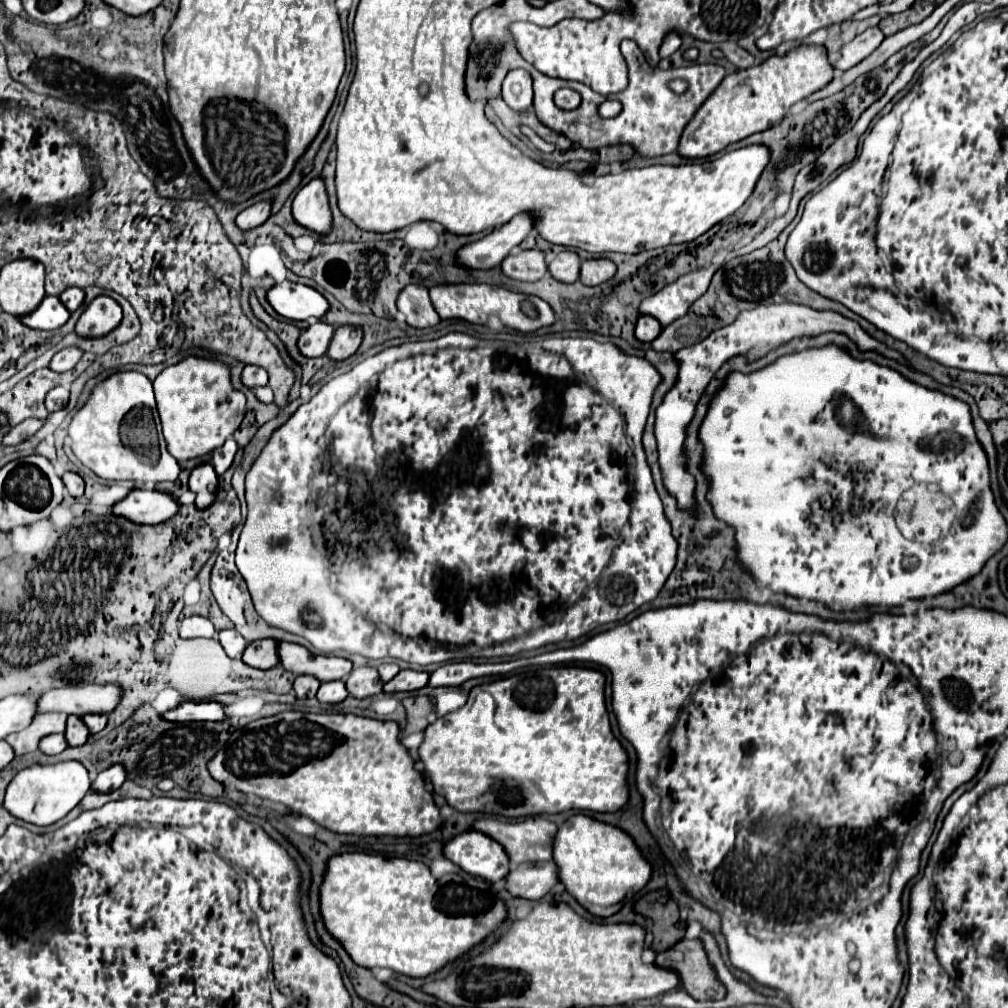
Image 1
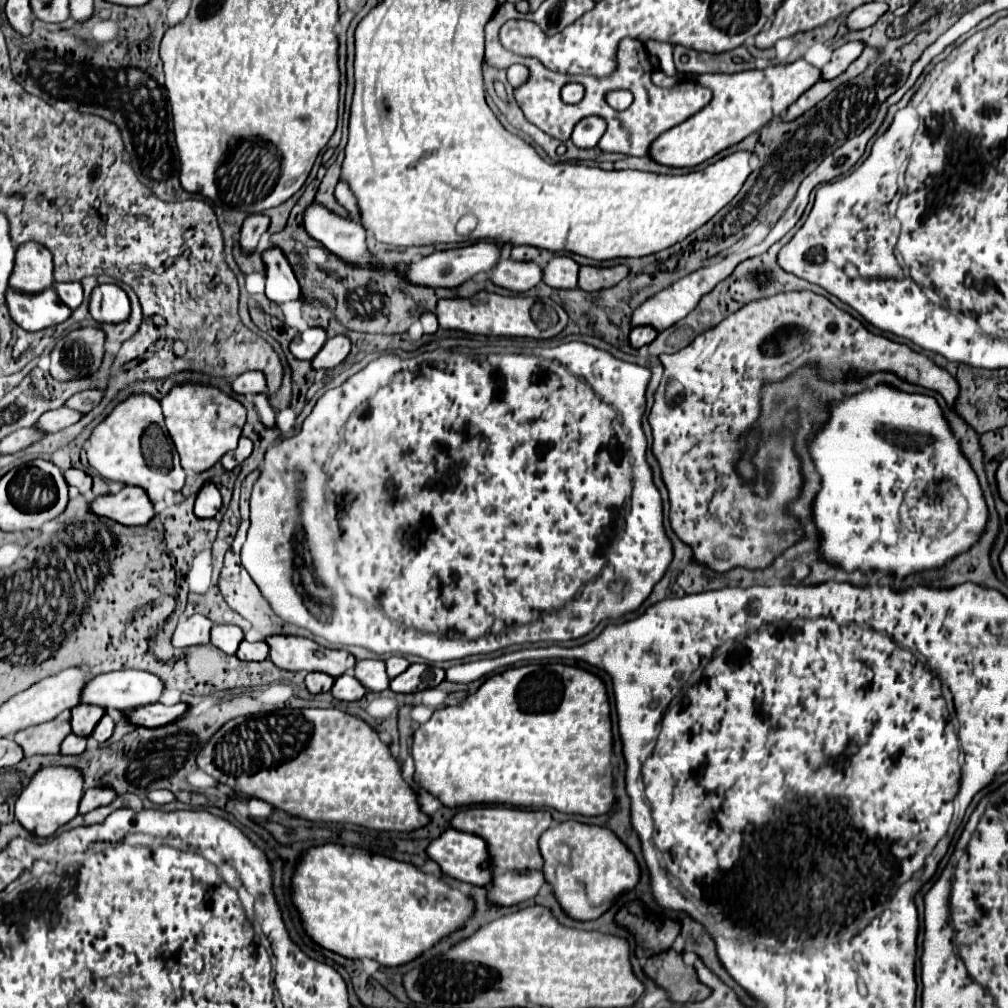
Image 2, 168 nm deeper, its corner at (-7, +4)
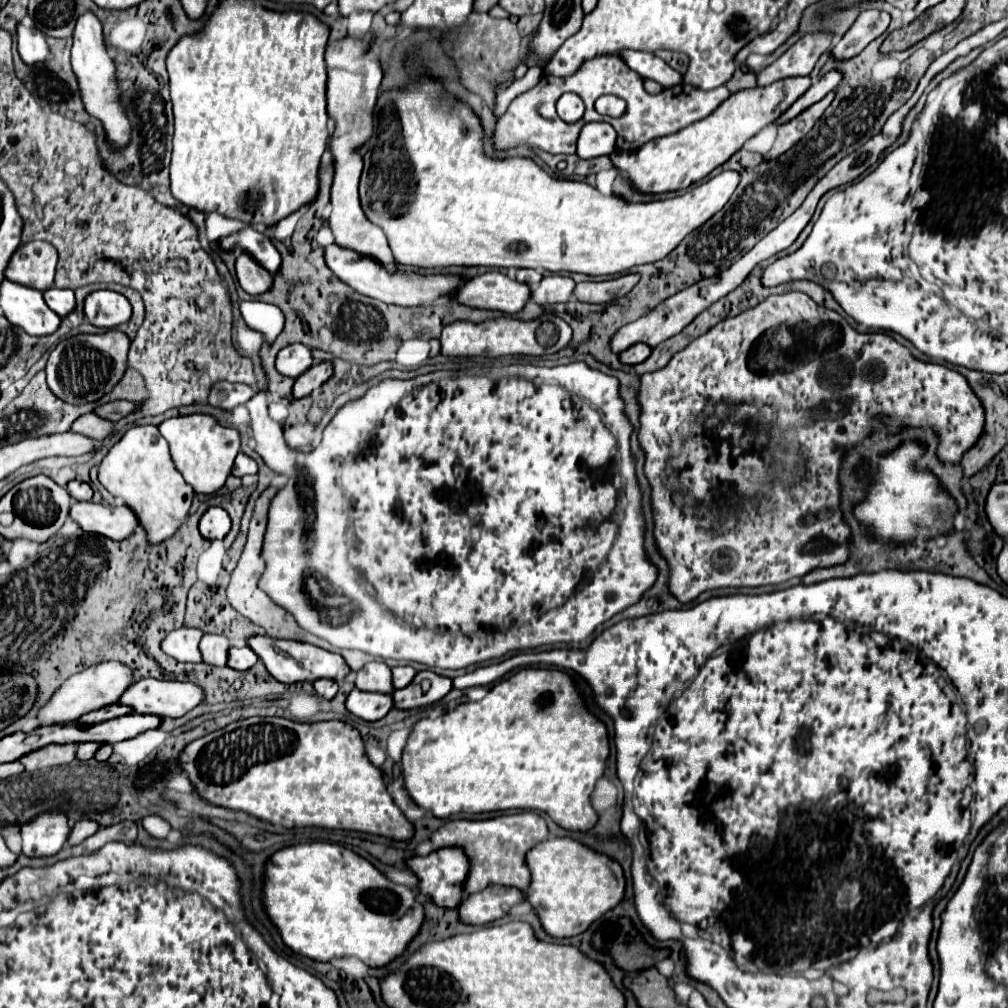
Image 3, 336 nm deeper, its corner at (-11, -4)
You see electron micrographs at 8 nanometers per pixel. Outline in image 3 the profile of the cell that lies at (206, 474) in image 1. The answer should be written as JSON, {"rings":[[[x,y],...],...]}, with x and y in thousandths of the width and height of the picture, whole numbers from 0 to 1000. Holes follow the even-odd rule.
{"rings":[[[208,502],[198,514],[198,530],[206,536],[222,534],[228,526],[228,512],[218,502]]]}

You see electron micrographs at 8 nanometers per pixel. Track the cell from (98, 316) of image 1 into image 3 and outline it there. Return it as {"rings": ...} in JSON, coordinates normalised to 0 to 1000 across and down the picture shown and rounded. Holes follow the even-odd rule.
{"rings":[[[111,288],[91,290],[83,300],[85,317],[97,325],[115,325],[131,313],[129,300]]]}

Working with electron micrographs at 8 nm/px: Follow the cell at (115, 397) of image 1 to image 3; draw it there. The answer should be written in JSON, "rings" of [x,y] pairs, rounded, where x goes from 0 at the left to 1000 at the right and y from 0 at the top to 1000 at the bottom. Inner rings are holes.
{"rings":[[[151,421],[131,423],[121,437],[109,444],[97,462],[97,476],[115,496],[127,500],[135,508],[151,540],[169,534],[185,516],[190,500],[192,486],[175,466],[165,435],[157,429],[157,423]]]}

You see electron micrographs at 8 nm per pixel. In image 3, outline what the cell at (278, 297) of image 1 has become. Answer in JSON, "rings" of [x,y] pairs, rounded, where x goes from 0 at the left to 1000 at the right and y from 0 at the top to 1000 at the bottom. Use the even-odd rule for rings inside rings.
{"rings":[[[242,224],[236,232],[218,236],[218,244],[222,248],[230,248],[238,244],[240,248],[248,250],[248,254],[254,260],[258,260],[258,264],[262,264],[268,272],[274,272],[274,268],[278,268],[278,260],[280,260],[278,250],[272,246],[268,236],[264,236],[254,224]]]}

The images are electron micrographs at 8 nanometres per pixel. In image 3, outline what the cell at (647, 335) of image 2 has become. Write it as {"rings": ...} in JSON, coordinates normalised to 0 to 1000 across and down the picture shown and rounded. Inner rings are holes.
{"rings":[[[629,341],[629,343],[625,343],[623,347],[619,347],[615,351],[615,357],[619,361],[627,361],[629,363],[633,359],[639,359],[645,353],[645,349],[647,349],[647,345],[643,345],[641,341]]]}

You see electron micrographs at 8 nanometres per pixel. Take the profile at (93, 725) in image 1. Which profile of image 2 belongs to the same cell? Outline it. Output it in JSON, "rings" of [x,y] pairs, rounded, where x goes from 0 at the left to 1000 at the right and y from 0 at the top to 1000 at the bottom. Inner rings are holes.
{"rings":[[[105,708],[99,716],[97,716],[97,720],[93,722],[93,726],[89,728],[95,736],[105,736],[109,730],[111,730],[111,726],[113,726],[113,716],[111,716],[111,712]]]}

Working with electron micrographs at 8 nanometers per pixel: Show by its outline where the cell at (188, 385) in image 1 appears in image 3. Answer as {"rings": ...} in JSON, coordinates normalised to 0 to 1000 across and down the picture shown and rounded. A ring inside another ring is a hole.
{"rings":[[[187,411],[177,415],[167,415],[159,423],[159,431],[169,440],[169,450],[183,472],[183,476],[198,490],[210,490],[218,486],[230,466],[232,454],[238,448],[238,429],[234,425],[220,423],[208,411]]]}

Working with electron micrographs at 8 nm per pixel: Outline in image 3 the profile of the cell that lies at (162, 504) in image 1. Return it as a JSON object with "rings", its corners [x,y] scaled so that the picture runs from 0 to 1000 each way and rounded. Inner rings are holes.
{"rings":[[[75,498],[69,504],[69,512],[79,520],[83,528],[101,530],[111,536],[127,534],[135,522],[137,514],[127,502],[107,502],[93,498]]]}

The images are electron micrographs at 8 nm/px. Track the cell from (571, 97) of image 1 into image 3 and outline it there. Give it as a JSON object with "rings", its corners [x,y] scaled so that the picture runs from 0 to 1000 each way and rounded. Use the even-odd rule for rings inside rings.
{"rings":[[[558,93],[554,99],[554,115],[560,121],[571,121],[579,113],[579,101],[573,93]]]}

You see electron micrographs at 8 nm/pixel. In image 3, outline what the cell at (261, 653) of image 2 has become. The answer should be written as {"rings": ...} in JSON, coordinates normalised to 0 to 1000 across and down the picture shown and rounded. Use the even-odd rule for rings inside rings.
{"rings":[[[246,641],[242,643],[230,643],[228,651],[226,651],[226,661],[232,665],[246,665],[248,661],[252,661],[256,657],[254,647]]]}

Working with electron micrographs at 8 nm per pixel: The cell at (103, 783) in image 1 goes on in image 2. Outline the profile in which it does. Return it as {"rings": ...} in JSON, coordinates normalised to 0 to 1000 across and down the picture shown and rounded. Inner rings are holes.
{"rings":[[[93,782],[93,784],[85,784],[83,790],[81,790],[81,796],[79,796],[79,802],[77,806],[83,810],[87,808],[91,802],[99,802],[99,800],[105,800],[107,796],[111,796],[115,792],[115,788],[111,788],[111,784],[107,782]]]}

